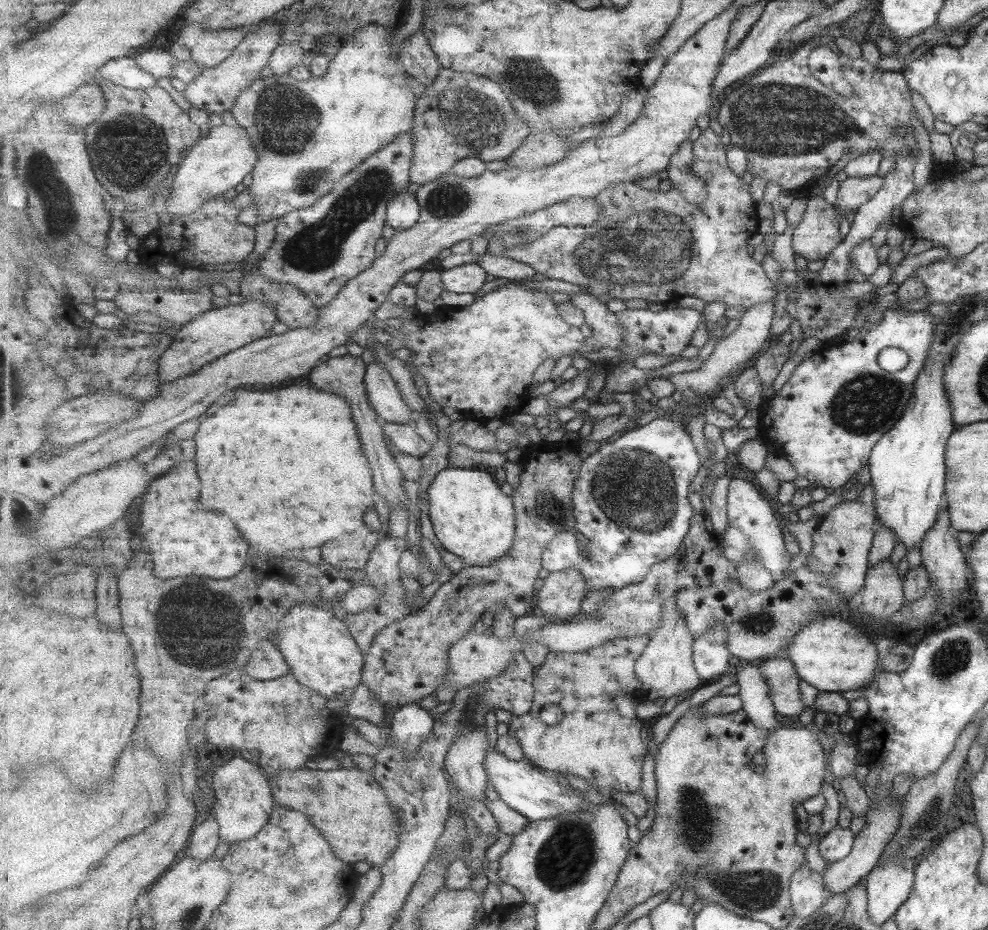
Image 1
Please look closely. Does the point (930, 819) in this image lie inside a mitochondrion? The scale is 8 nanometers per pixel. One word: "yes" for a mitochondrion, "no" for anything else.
yes

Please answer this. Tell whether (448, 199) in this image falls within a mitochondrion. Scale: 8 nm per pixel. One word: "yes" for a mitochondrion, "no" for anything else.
yes

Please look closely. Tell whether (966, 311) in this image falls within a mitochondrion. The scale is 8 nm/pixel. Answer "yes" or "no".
yes

